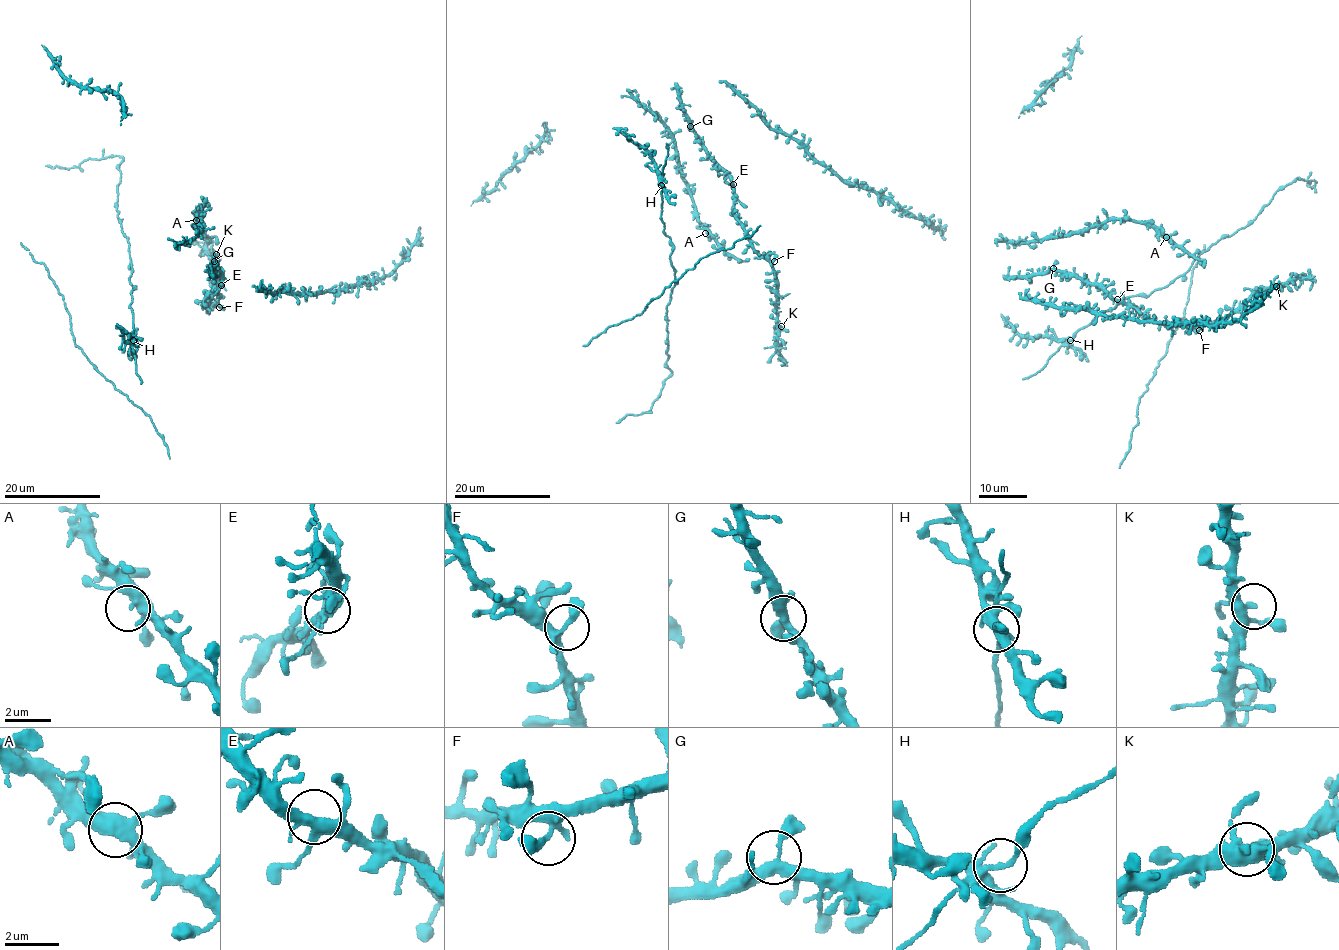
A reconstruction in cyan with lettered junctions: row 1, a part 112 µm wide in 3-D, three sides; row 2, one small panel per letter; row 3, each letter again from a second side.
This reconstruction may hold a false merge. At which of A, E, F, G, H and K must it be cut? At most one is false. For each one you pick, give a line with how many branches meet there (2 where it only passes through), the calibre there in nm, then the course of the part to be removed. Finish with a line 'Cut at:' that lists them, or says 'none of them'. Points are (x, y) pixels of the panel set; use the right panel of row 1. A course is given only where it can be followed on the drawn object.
Cut at: none of them

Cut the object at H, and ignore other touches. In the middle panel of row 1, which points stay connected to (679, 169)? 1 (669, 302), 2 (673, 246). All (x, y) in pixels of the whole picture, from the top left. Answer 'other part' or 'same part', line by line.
1: other part
2: other part

